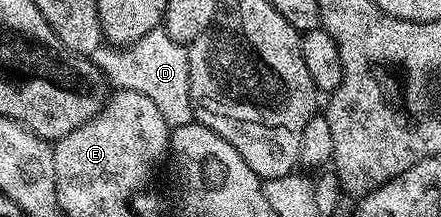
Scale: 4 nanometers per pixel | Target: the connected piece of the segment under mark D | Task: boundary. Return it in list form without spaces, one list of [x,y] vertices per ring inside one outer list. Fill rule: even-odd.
[[[159,26],[144,38],[125,46],[103,46],[90,53],[89,60],[106,75],[107,81],[118,90],[136,90],[158,107],[171,129],[194,120],[190,97],[190,53],[181,44],[168,38],[165,27]]]

